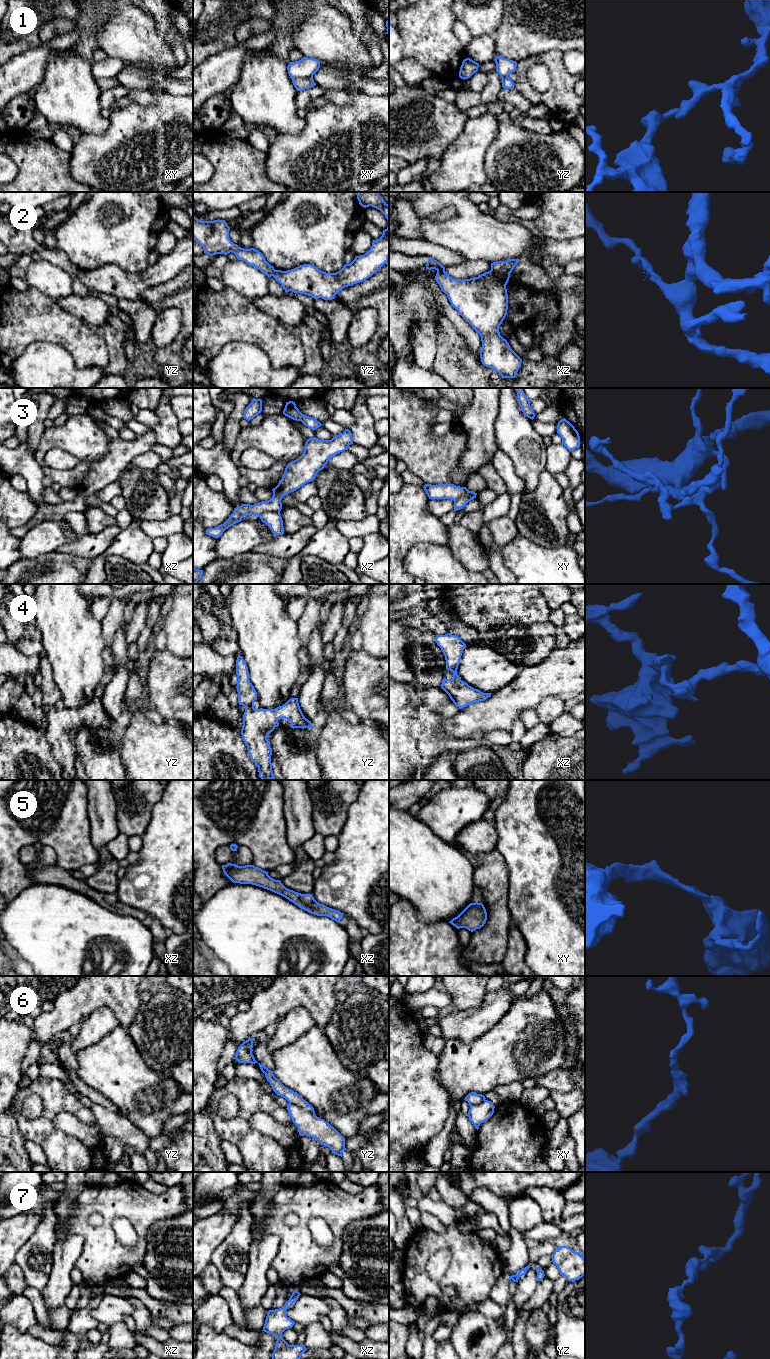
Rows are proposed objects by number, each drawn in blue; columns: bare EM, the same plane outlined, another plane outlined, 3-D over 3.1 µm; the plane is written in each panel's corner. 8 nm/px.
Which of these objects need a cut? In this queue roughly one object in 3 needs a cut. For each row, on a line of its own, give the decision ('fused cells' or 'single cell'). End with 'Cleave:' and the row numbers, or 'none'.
1: fused cells
2: fused cells
3: fused cells
4: single cell
5: single cell
6: fused cells
7: single cell
Cleave: 1, 2, 3, 6

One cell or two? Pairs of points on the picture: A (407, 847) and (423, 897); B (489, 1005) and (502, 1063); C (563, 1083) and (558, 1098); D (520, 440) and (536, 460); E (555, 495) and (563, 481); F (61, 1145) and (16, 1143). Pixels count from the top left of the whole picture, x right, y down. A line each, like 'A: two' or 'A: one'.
A: one
B: two
C: two
D: one
E: two
F: two

